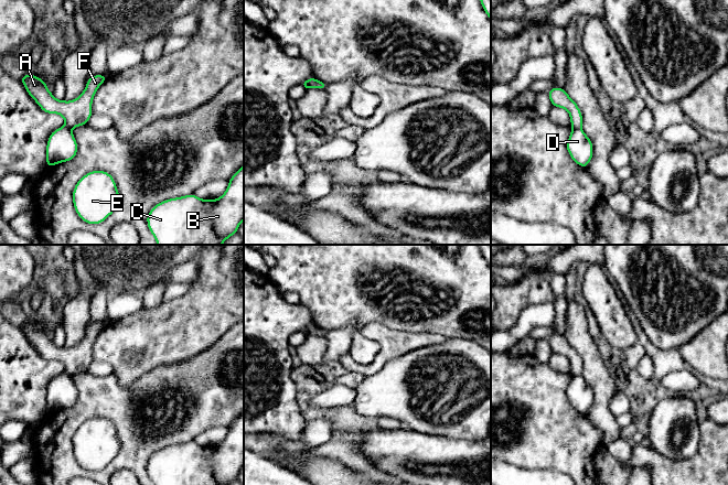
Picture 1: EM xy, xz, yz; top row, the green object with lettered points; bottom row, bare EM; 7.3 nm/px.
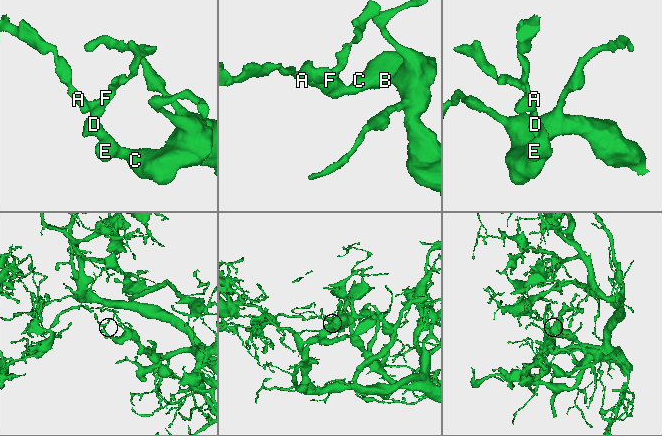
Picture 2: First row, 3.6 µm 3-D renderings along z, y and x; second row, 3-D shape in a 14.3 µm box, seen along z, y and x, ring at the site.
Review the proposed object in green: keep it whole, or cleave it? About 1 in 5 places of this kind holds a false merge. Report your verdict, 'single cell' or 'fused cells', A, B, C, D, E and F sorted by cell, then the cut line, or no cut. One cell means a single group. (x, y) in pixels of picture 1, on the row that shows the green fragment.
fused cells | A F / B C D E | xz (316, 79), (318, 87)

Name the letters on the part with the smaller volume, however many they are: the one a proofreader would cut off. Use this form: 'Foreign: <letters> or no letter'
Foreign: A, F

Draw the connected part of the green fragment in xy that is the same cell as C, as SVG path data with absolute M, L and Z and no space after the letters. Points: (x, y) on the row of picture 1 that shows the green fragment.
M244 164L228 182L224 194L216 200L202 200L190 194L154 205L147 216L147 224L157 245L222 245L236 234L244 220Z

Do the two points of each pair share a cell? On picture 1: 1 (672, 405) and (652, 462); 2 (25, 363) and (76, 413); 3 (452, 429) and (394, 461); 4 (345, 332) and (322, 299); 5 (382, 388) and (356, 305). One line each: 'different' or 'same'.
1: different
2: different
3: different
4: different
5: different

